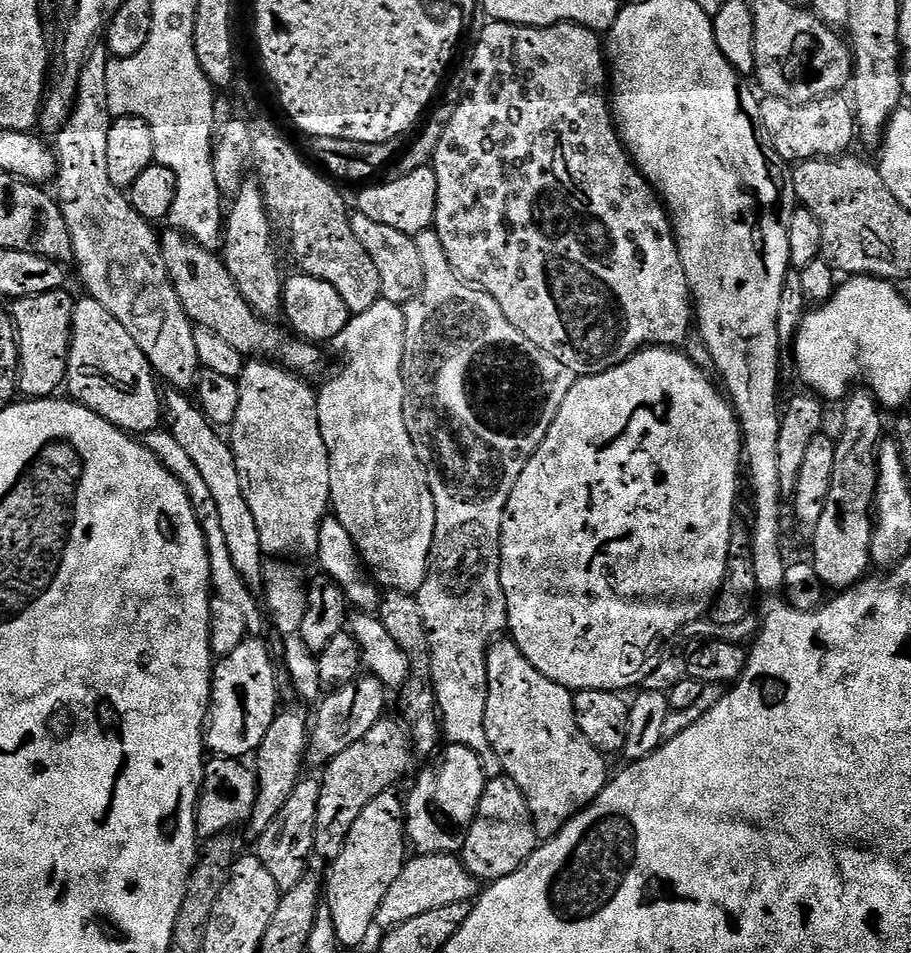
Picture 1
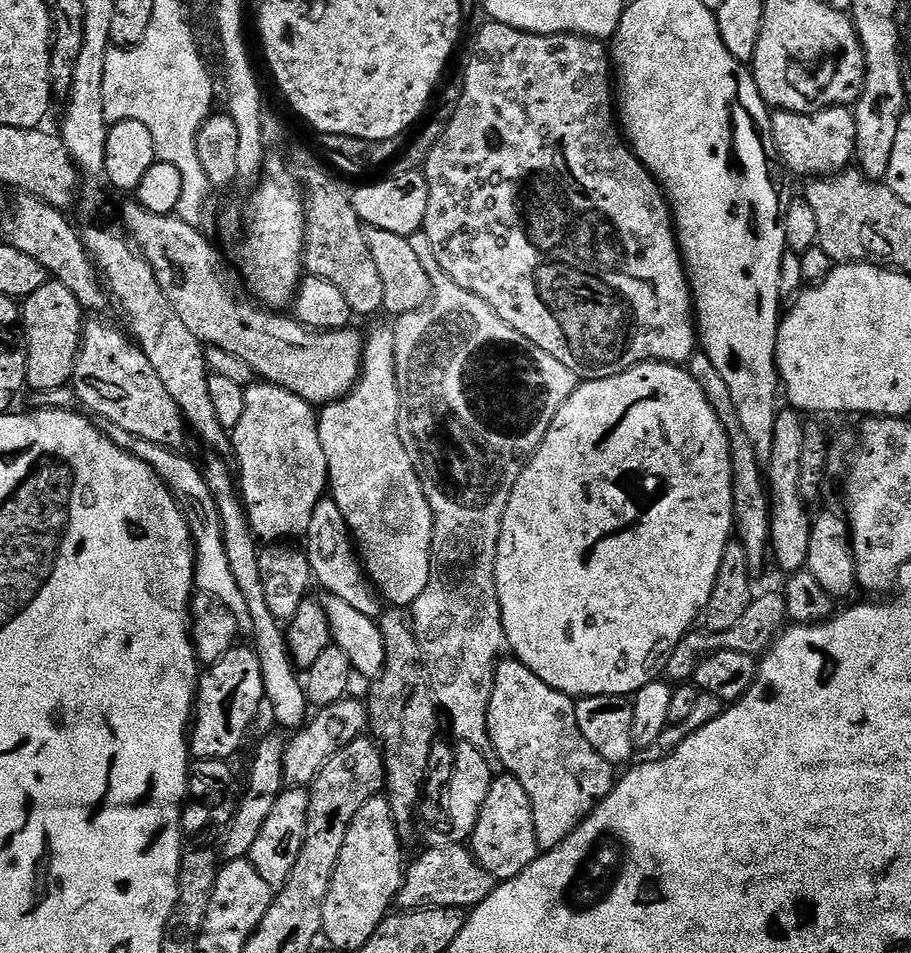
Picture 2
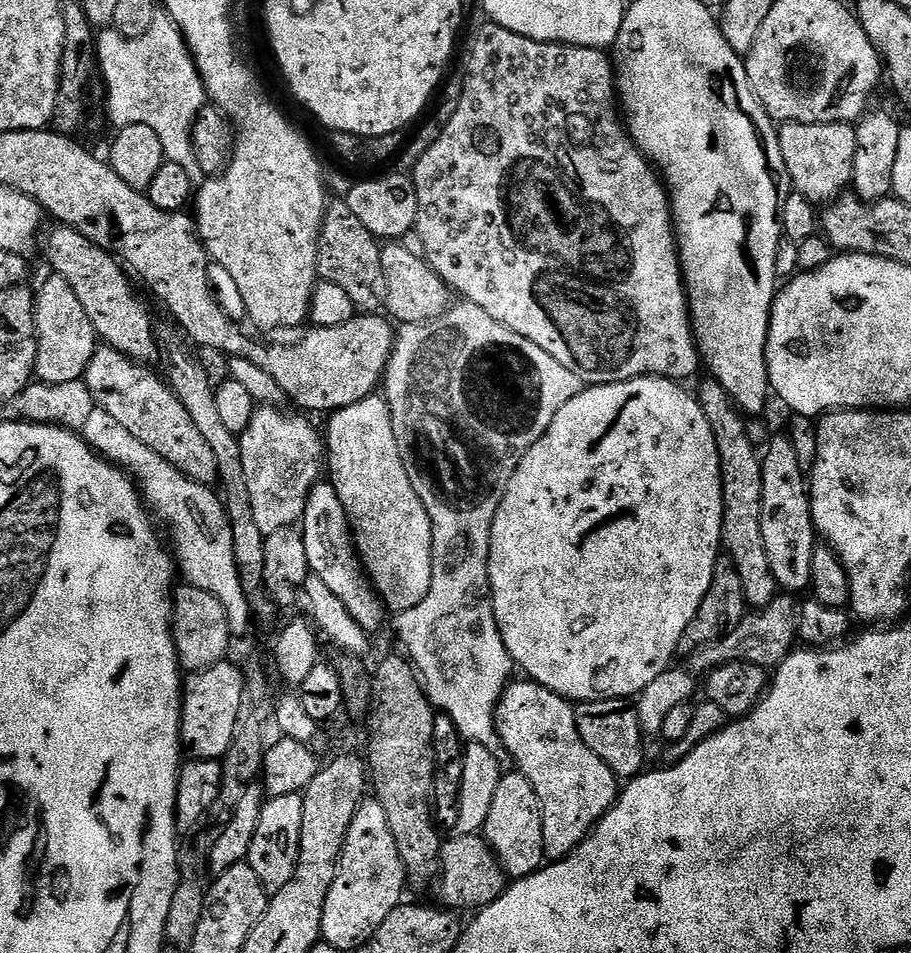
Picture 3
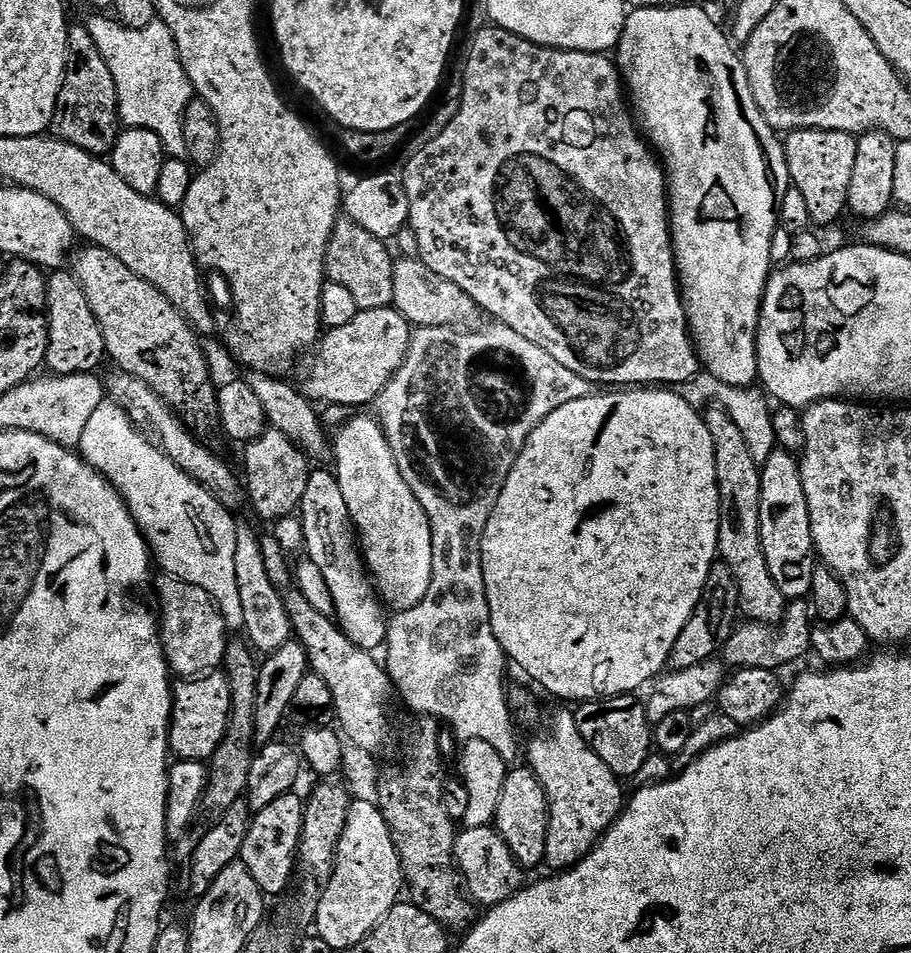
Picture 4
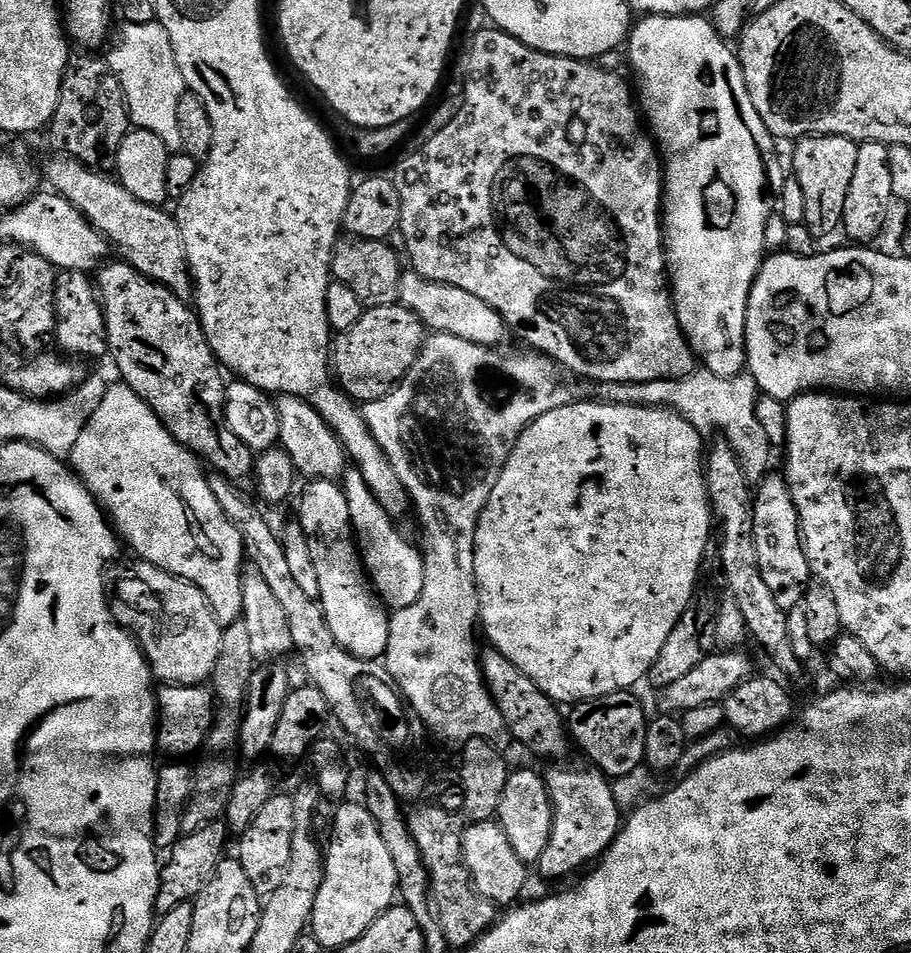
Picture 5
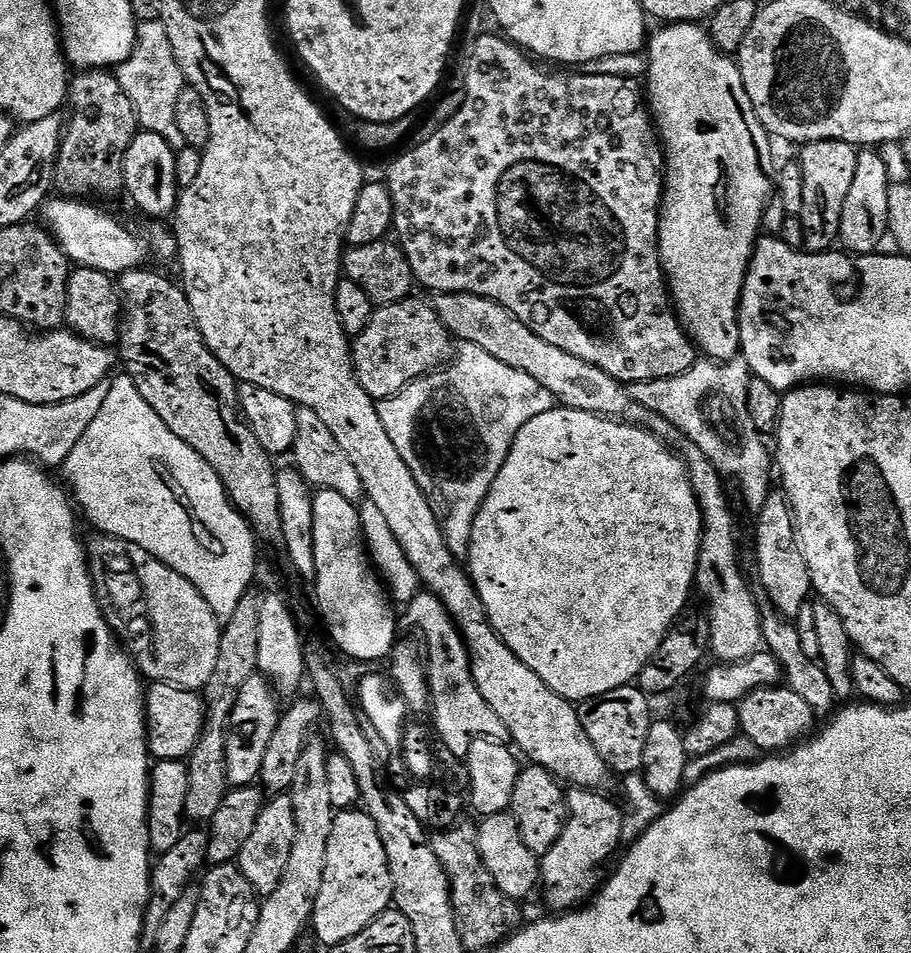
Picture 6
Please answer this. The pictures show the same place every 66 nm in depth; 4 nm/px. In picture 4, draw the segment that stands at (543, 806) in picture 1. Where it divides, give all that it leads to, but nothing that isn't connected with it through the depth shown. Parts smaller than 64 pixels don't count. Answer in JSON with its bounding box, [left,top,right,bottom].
[526,712,626,870]

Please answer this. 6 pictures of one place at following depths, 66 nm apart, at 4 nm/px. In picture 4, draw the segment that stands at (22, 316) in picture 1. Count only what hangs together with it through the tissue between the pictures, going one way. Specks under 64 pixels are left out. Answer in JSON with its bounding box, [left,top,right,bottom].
[44,270,105,376]

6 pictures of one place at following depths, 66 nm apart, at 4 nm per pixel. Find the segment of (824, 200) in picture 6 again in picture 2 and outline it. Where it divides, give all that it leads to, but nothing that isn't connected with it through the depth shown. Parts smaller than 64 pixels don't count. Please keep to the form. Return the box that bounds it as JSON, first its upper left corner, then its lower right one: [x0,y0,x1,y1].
[771,106,856,178]

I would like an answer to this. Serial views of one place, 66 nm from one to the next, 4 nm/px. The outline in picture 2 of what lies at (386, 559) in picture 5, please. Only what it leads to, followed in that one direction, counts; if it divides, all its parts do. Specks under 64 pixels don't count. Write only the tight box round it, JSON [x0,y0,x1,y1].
[318,327,432,609]

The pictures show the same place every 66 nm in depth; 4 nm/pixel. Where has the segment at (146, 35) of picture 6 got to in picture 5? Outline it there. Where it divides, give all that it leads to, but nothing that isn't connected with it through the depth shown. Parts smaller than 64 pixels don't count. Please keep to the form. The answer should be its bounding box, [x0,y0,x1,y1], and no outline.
[106,22,186,154]

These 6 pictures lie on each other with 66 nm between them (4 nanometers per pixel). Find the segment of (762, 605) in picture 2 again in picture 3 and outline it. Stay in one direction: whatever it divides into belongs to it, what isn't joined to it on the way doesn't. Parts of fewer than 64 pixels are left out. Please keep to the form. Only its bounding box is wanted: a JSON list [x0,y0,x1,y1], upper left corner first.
[686,594,797,674]

